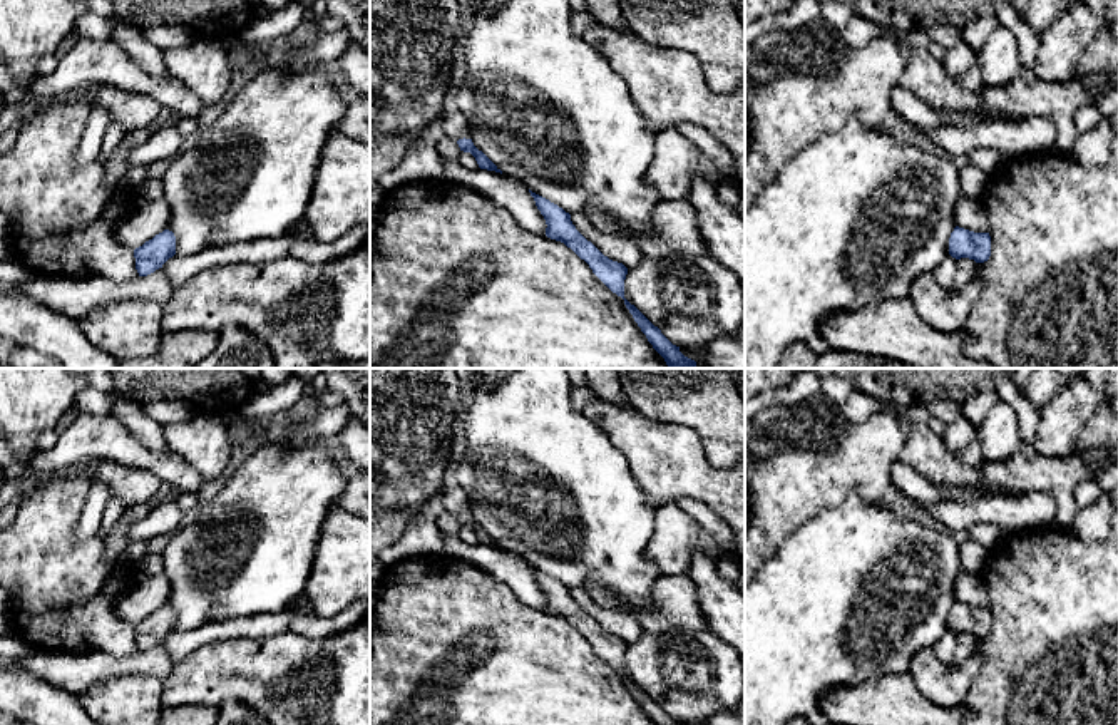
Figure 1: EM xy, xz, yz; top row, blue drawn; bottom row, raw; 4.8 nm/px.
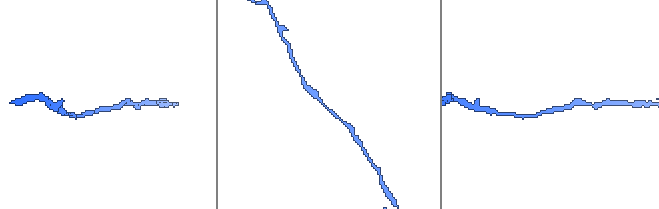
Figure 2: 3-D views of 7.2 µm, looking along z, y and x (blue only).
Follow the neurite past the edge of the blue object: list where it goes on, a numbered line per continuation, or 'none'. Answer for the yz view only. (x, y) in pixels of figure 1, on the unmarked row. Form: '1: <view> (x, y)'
none

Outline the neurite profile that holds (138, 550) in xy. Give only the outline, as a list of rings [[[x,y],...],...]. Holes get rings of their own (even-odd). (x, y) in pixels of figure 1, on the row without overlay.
[[[134,541],[121,556],[121,563],[134,564],[147,554],[147,541]]]

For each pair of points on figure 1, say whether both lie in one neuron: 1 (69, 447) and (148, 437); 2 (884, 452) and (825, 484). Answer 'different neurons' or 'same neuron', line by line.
1: different neurons
2: same neuron

